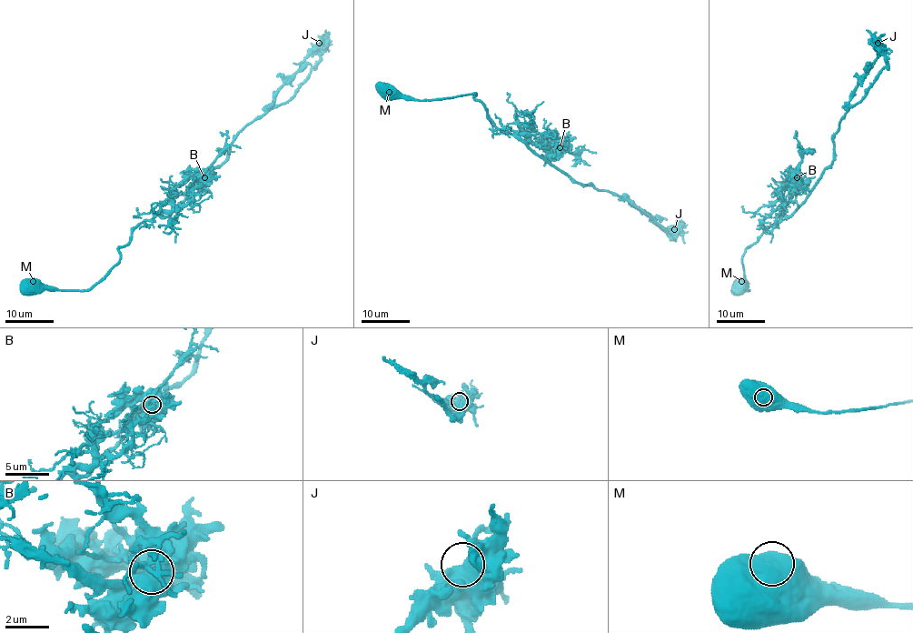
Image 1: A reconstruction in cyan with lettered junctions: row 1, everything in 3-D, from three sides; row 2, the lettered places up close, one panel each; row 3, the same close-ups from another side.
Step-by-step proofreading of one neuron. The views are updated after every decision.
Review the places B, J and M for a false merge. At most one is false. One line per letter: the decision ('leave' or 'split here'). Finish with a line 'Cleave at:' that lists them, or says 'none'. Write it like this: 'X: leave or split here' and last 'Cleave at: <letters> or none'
B: split here
J: leave
M: leave
Cleave at: B

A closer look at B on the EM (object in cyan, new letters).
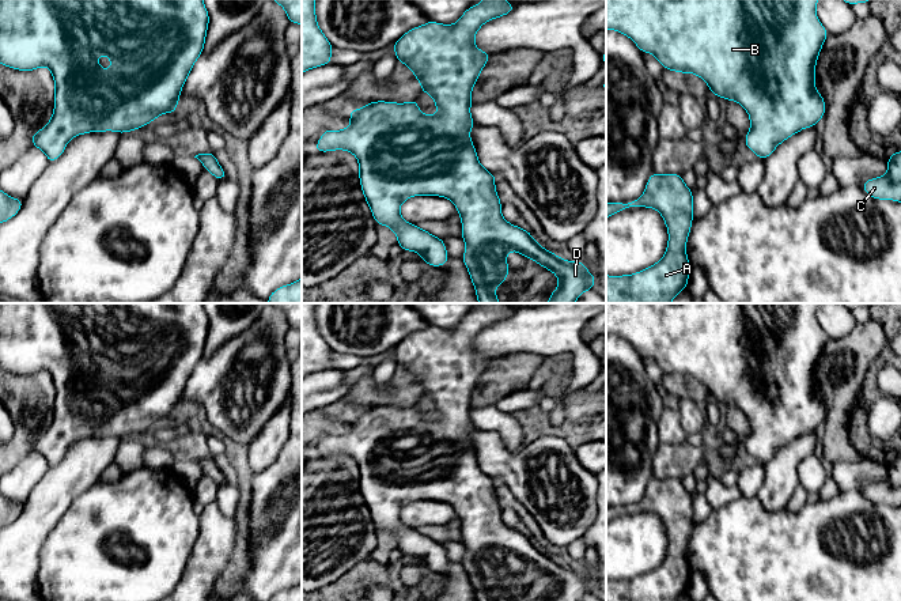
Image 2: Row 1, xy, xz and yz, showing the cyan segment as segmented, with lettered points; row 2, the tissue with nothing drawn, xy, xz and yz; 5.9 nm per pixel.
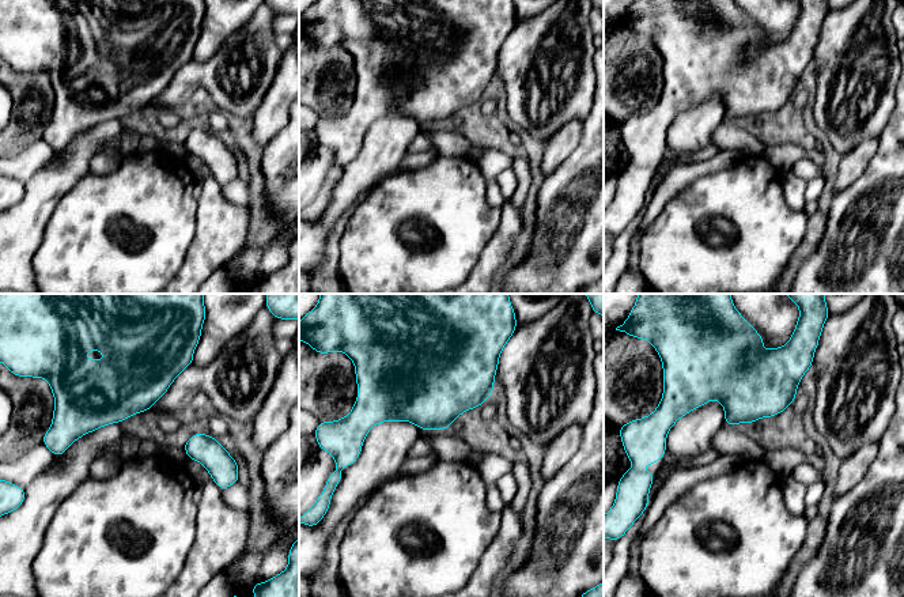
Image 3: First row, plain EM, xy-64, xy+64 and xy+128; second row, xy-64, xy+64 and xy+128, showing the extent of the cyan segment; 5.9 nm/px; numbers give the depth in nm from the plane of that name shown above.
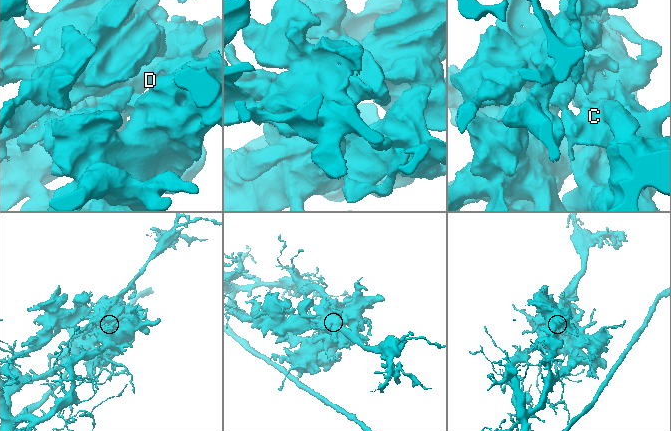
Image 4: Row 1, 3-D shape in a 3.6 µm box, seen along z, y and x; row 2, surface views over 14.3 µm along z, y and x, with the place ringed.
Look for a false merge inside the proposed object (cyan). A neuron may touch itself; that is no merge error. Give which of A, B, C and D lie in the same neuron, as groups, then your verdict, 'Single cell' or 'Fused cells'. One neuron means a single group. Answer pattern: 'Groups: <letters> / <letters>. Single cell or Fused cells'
Groups: A C / B D. Fused cells

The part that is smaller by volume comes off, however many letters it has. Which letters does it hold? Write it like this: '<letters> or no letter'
B, D

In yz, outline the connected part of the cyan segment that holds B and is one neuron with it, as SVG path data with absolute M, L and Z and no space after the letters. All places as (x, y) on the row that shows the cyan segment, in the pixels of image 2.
M606 0L606 30L631 38L641 53L651 53L665 69L690 72L701 78L709 91L726 101L737 101L750 118L745 144L757 158L766 159L777 147L776 92L796 94L810 105L825 105L815 90L815 64L828 37L817 18L819 0Z

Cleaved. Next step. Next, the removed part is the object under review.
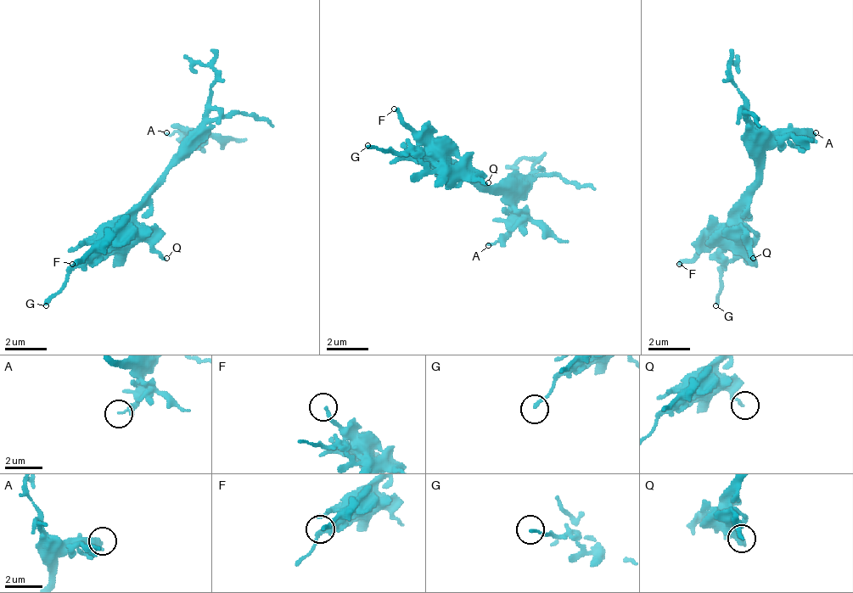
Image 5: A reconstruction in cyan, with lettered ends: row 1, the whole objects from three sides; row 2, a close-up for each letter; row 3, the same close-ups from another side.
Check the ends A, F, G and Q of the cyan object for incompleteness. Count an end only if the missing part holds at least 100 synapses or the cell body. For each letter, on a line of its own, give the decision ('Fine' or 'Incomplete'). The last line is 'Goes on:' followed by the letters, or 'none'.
A: Incomplete
F: Fine
G: Fine
Q: Fine
Goes on: A

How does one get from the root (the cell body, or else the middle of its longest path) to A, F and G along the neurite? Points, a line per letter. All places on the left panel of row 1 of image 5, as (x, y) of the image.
A: (156, 180), (166, 169), (171, 153), (187, 137), (182, 132), (166, 132)
F: (156, 180), (156, 185), (87, 253), (72, 264)
G: (156, 180), (156, 190), (67, 279), (67, 284), (46, 305)

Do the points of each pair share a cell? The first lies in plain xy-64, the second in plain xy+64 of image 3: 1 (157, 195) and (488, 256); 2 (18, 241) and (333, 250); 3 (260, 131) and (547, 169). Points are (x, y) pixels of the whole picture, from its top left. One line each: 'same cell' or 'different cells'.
1: different cells
2: different cells
3: same cell

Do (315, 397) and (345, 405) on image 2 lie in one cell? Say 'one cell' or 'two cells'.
two cells

